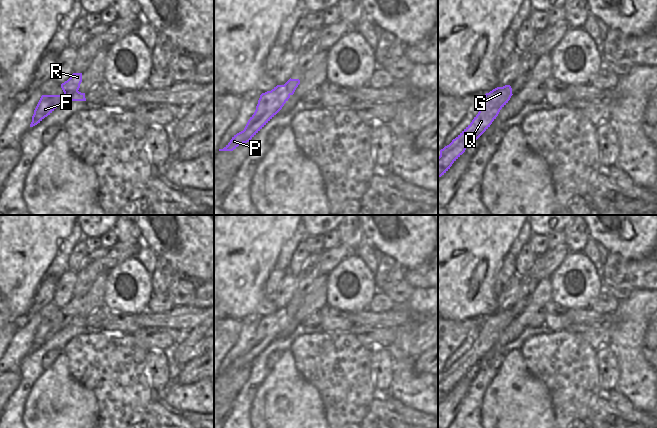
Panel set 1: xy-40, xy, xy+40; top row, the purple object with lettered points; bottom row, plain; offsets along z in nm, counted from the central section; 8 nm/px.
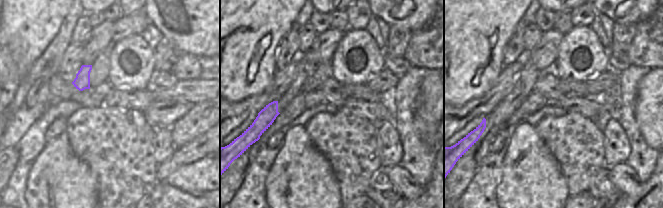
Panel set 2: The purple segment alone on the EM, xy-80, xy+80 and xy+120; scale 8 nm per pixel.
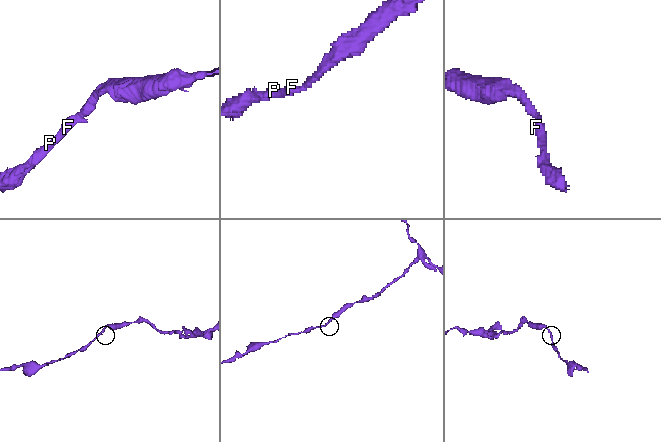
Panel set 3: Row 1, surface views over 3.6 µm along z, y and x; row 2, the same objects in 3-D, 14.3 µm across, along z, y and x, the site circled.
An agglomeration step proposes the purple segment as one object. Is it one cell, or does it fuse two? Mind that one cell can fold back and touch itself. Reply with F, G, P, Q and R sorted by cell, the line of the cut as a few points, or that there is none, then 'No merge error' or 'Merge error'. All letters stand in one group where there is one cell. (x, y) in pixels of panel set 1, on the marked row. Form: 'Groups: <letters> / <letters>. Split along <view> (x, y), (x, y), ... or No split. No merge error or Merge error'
Groups: F G P Q R. No split. No merge error.

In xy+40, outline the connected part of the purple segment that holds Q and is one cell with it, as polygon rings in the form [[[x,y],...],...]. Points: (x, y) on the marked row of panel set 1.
[[[510,85],[497,87],[485,94],[480,103],[480,110],[472,122],[449,145],[440,150],[438,178],[444,175],[466,148],[490,127],[512,95]]]

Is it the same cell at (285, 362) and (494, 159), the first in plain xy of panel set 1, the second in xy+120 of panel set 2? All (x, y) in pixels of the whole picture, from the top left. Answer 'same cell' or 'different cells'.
different cells

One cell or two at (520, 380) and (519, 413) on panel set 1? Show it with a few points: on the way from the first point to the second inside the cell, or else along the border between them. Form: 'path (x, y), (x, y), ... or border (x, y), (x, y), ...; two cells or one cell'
path (521, 388), (519, 391), (519, 405); one cell

